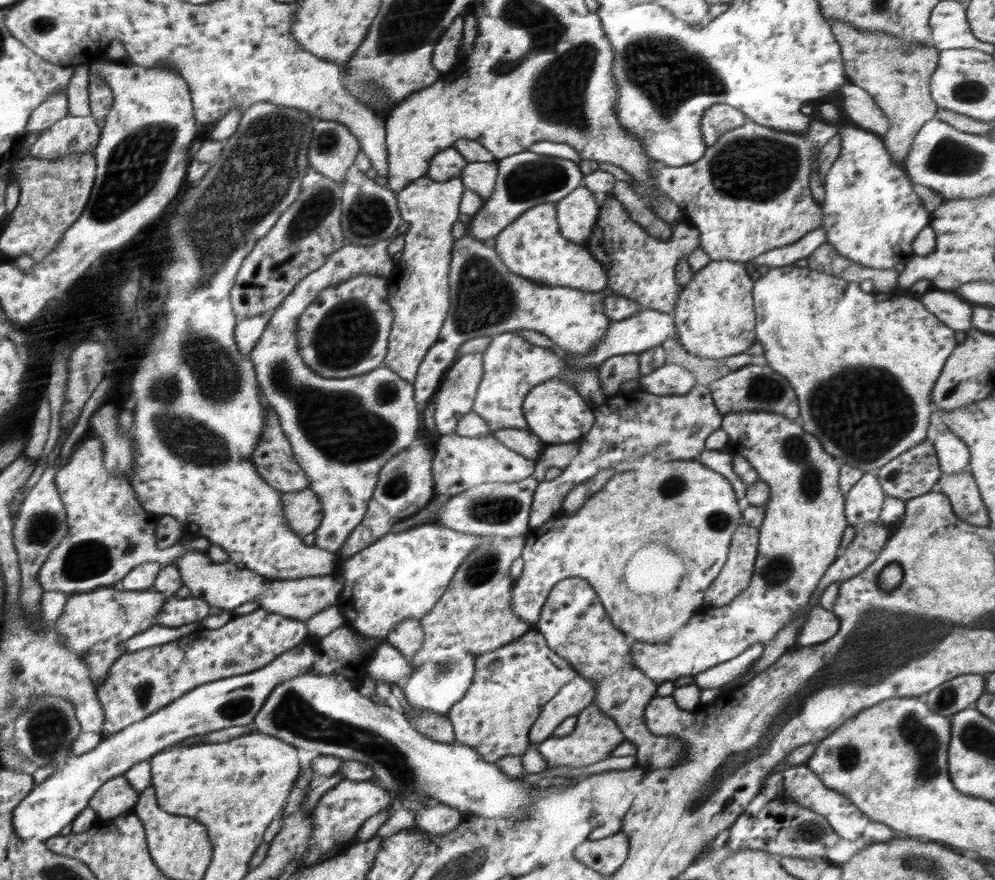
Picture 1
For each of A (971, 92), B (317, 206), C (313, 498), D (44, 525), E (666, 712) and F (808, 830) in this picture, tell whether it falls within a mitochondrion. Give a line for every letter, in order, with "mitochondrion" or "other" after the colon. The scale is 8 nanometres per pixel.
A: mitochondrion
B: mitochondrion
C: other
D: mitochondrion
E: other
F: mitochondrion

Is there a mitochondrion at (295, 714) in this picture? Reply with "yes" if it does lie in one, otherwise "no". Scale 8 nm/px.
yes

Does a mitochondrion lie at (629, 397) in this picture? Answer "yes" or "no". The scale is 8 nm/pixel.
no

